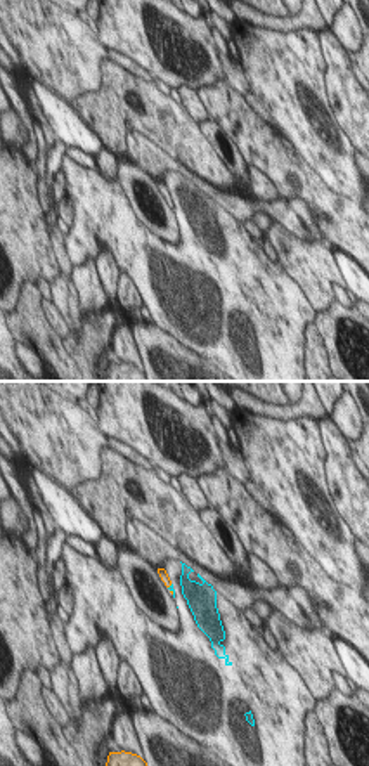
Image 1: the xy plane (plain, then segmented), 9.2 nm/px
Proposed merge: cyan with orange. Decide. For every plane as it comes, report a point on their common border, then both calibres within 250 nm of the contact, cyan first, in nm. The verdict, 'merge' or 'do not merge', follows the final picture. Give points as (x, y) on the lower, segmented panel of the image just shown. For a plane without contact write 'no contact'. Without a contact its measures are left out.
(170, 590) | 50/30 nm

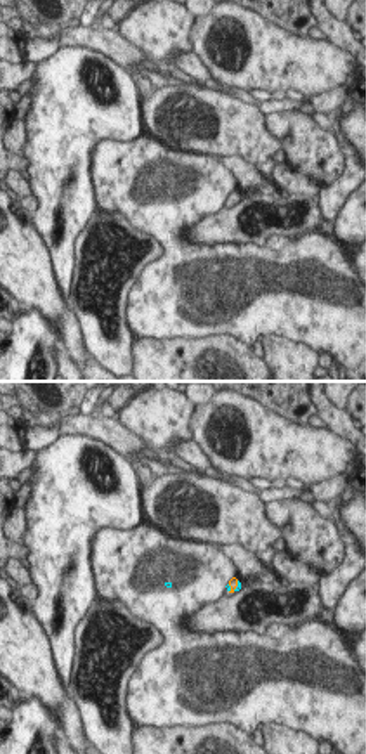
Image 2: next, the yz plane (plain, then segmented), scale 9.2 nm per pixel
(235, 590) | 50/90 nm

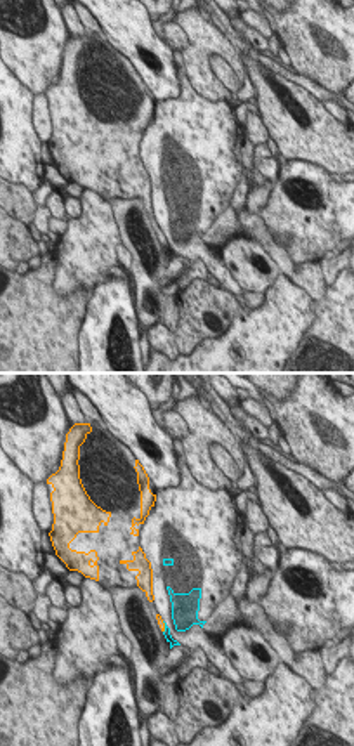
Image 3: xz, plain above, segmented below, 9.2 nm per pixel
(165, 627) | 60/60 nm

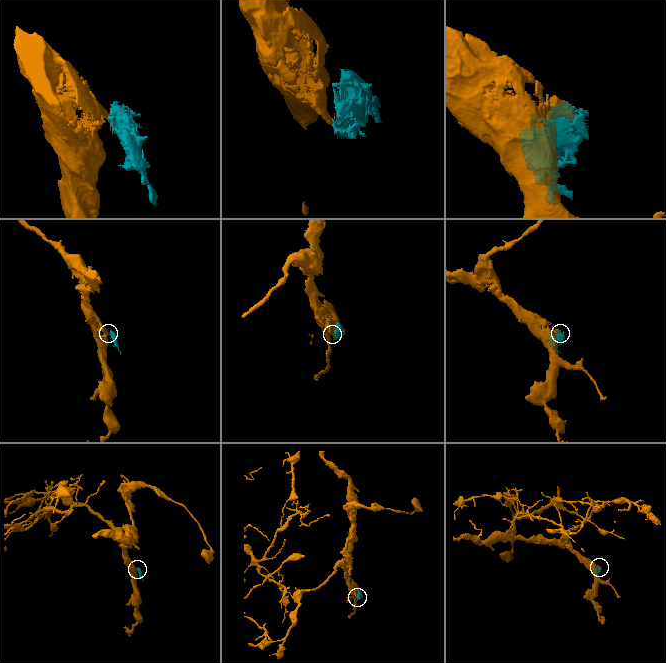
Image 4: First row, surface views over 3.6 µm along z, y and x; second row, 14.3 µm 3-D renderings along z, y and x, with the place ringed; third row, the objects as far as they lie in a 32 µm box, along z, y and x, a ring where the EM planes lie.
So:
do not merge

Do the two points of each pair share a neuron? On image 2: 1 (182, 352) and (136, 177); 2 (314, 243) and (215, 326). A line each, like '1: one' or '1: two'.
1: two
2: one

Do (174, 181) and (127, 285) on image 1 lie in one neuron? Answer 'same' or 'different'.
different

